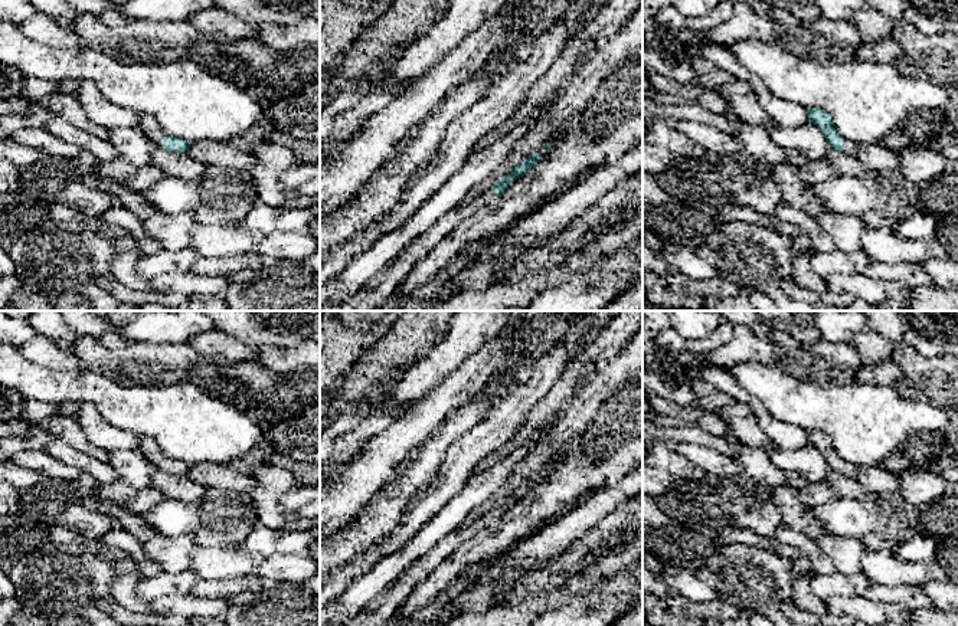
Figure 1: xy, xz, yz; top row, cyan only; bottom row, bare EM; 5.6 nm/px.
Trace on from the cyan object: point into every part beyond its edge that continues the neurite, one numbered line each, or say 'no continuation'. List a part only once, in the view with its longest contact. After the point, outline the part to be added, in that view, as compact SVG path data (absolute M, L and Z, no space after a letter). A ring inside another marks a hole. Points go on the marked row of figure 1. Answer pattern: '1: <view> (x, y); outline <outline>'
1: xy (149, 125); outline M143 115L137 127L157 145L157 148L164 150L161 138L167 134L161 130L153 115Z

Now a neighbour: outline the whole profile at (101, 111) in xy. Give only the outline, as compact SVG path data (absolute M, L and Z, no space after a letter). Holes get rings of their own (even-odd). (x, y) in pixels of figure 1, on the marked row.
M91 81L79 82L75 94L91 121L104 128L115 130L137 127L141 121L141 114L115 106L105 99Z

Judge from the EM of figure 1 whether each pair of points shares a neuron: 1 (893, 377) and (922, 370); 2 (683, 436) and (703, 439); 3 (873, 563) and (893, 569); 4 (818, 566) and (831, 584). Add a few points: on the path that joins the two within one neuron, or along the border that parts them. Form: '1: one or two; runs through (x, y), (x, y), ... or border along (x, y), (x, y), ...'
1: two; border along (891, 359), (905, 379)
2: one; runs through (687, 436), (699, 436)
3: one; runs through (878, 566), (889, 569)
4: two; border along (836, 572), (816, 574)

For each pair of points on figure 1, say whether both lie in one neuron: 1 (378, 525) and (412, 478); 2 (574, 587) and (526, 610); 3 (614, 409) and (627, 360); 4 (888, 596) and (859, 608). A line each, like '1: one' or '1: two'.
1: one
2: one
3: two
4: two

